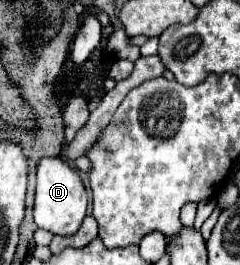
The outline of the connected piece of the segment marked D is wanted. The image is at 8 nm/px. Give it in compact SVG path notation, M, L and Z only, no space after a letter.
M41 158L37 162L37 190L35 190L35 224L53 234L73 234L79 230L87 210L87 192L79 172L61 158Z

